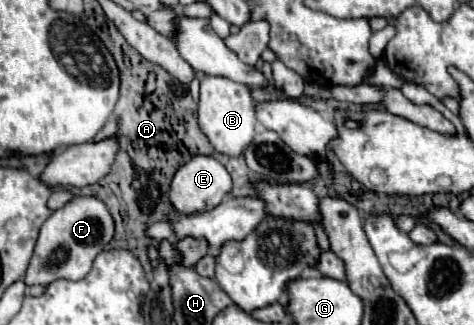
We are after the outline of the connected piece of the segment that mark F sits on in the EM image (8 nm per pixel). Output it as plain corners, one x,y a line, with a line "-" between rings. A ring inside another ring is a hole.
74,197
68,205
54,211
40,229
40,237
30,259
30,265
24,275
24,283
32,285
50,285
58,279
78,281
88,275
92,269
94,257
108,245
114,235
114,219
102,201
96,197

